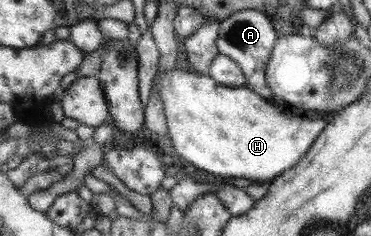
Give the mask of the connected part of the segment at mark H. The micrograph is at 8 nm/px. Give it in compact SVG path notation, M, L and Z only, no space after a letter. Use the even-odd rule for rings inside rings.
M191 67L188 70L182 70L182 68L174 68L172 72L164 74L158 82L155 82L158 85L159 97L164 101L164 108L167 118L167 123L169 124L169 138L177 151L177 154L191 163L193 166L205 170L210 174L217 174L223 176L232 176L232 177L242 177L248 178L257 184L258 181L270 180L271 182L281 176L285 170L293 169L294 166L304 159L305 156L309 153L309 150L313 148L313 144L316 142L317 138L322 134L322 131L327 127L327 125L332 120L334 116L332 112L321 112L321 119L307 119L303 115L292 115L284 107L278 107L272 100L264 98L262 95L253 92L249 87L228 87L223 86L221 83L214 81L214 78L211 78L209 75L198 74L194 72Z

